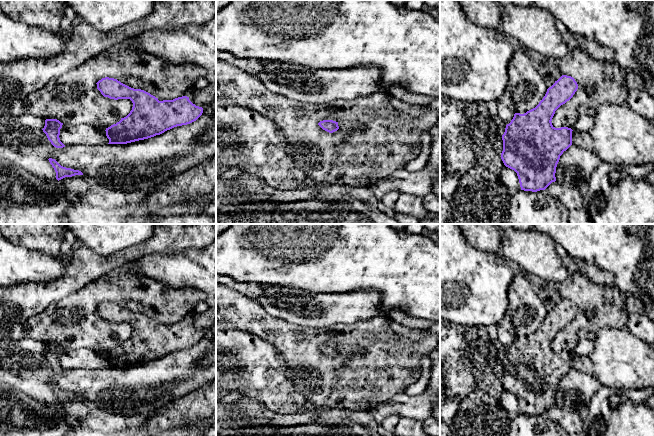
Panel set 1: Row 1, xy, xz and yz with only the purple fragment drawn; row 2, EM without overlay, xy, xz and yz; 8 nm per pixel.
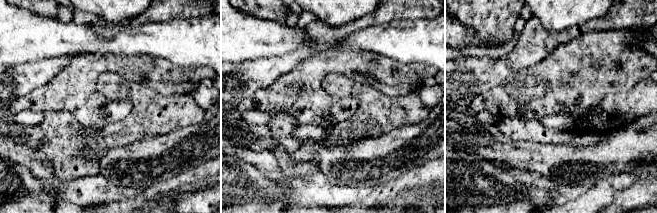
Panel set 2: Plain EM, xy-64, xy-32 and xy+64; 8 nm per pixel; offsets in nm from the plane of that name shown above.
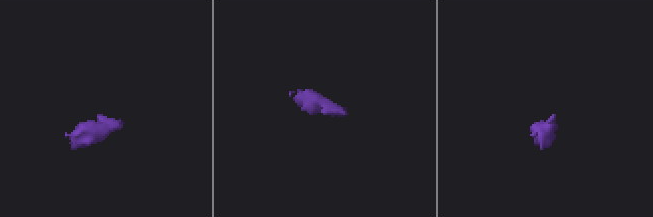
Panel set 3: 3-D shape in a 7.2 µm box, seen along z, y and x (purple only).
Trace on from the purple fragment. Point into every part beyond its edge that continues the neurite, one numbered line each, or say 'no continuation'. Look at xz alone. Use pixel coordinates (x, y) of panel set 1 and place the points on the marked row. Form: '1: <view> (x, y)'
no continuation

